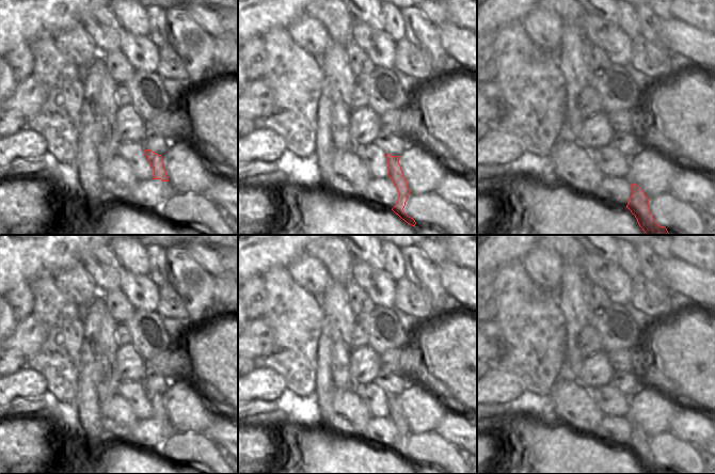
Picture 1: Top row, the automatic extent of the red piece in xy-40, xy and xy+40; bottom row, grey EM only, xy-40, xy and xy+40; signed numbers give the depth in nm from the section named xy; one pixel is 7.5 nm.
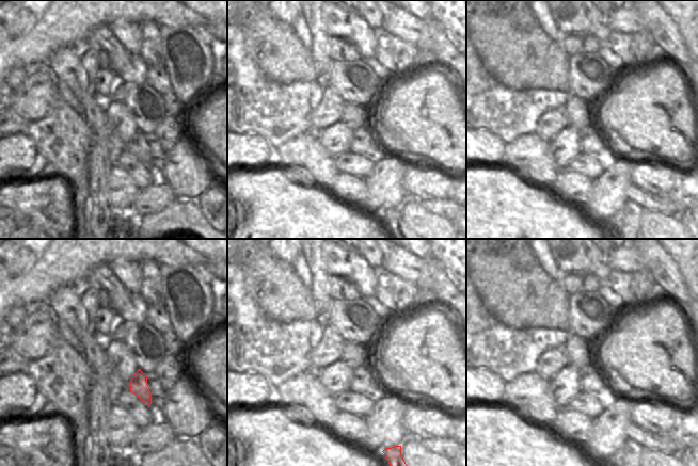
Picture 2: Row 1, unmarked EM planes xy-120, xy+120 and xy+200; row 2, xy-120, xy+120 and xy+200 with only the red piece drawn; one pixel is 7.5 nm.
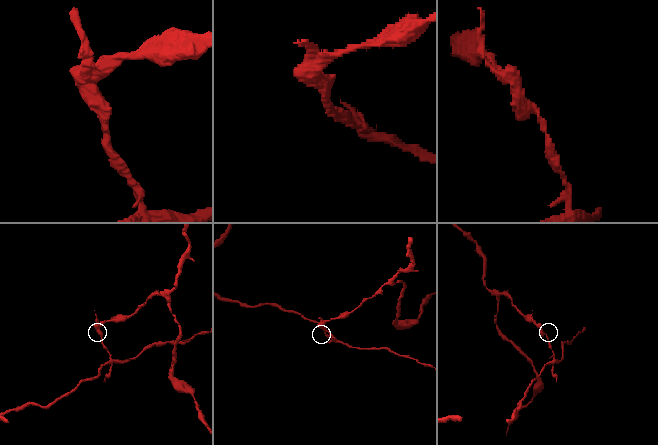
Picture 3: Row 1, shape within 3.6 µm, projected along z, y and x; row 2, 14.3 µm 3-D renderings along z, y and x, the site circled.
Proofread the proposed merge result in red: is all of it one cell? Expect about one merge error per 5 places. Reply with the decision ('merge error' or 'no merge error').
no merge error

